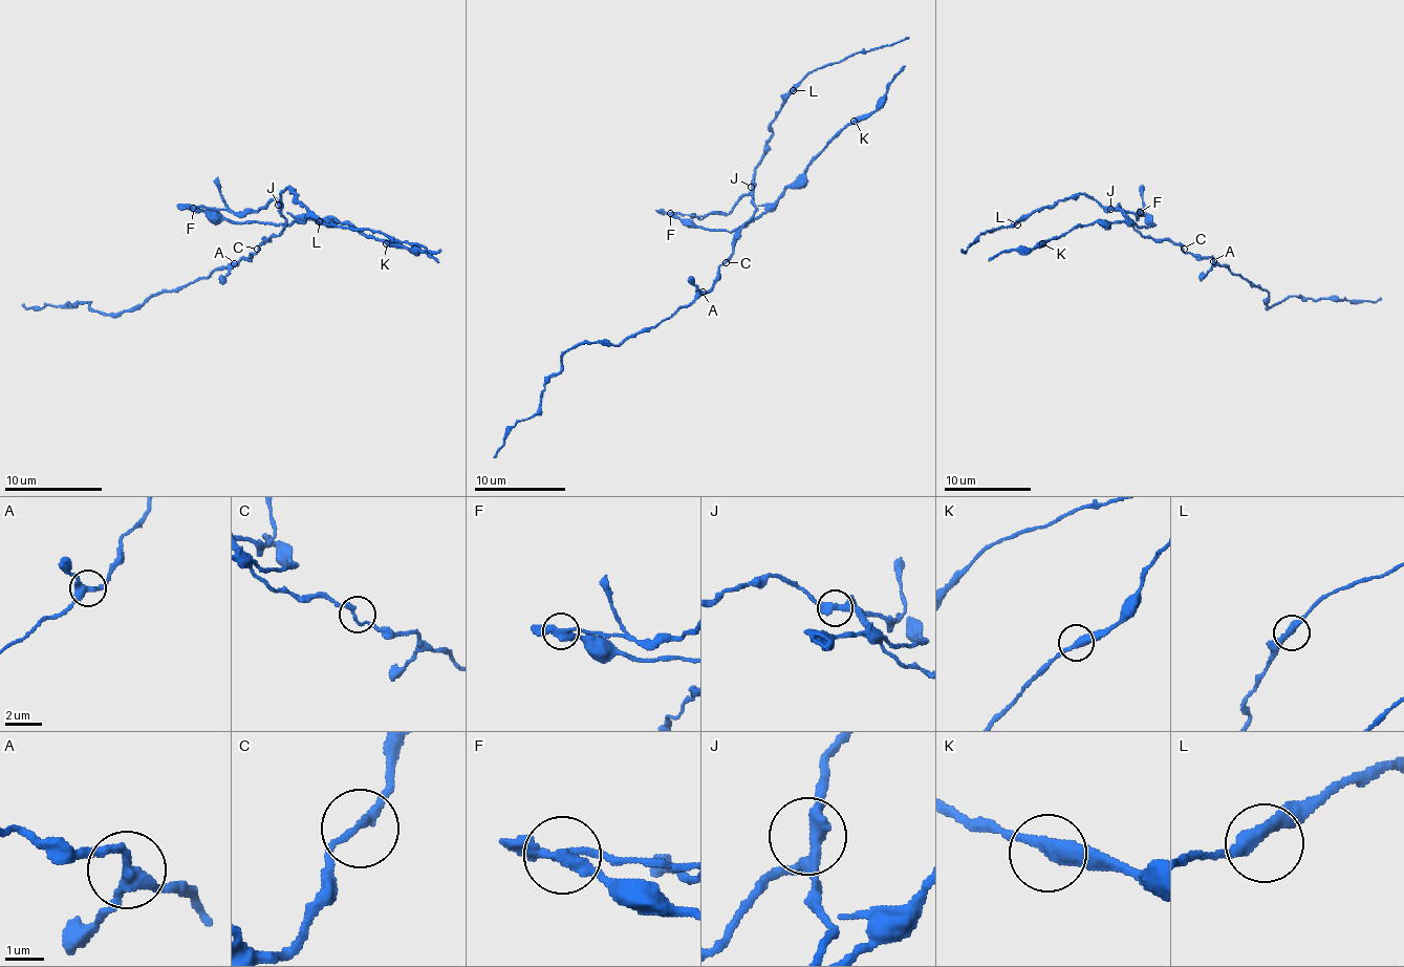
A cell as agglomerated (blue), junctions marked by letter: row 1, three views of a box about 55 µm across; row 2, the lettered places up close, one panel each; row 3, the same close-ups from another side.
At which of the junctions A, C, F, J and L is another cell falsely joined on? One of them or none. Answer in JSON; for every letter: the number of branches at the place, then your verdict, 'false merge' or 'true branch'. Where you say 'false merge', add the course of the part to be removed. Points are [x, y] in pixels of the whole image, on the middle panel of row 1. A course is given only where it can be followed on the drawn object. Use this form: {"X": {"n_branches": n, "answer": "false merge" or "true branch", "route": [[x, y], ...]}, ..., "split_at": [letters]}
{"A": {"n_branches": 3, "answer": "true branch"}, "C": {"n_branches": 2, "answer": "true branch"}, "F": {"n_branches": 3, "answer": "false merge", "route": [[671, 214], [711, 230], [732, 232], [746, 228], [845, 127], [867, 117], [905, 65]]}, "J": {"n_branches": 3, "answer": "true branch"}, "L": {"n_branches": 2, "answer": "true branch"}, "split_at": ["F"]}

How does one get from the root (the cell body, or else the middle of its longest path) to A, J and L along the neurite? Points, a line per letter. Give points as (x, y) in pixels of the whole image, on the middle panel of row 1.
A: (728, 259), (718, 266), (716, 282), (703, 292)
J: (728, 259), (733, 255), (735, 232), (754, 212), (751, 187)
L: (728, 259), (733, 255), (735, 232), (754, 212), (753, 170), (772, 134), (772, 121), (793, 90)

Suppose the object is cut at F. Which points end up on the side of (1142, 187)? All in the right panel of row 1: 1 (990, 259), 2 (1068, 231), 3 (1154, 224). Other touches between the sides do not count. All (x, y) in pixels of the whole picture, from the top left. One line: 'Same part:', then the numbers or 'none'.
Same part: none

